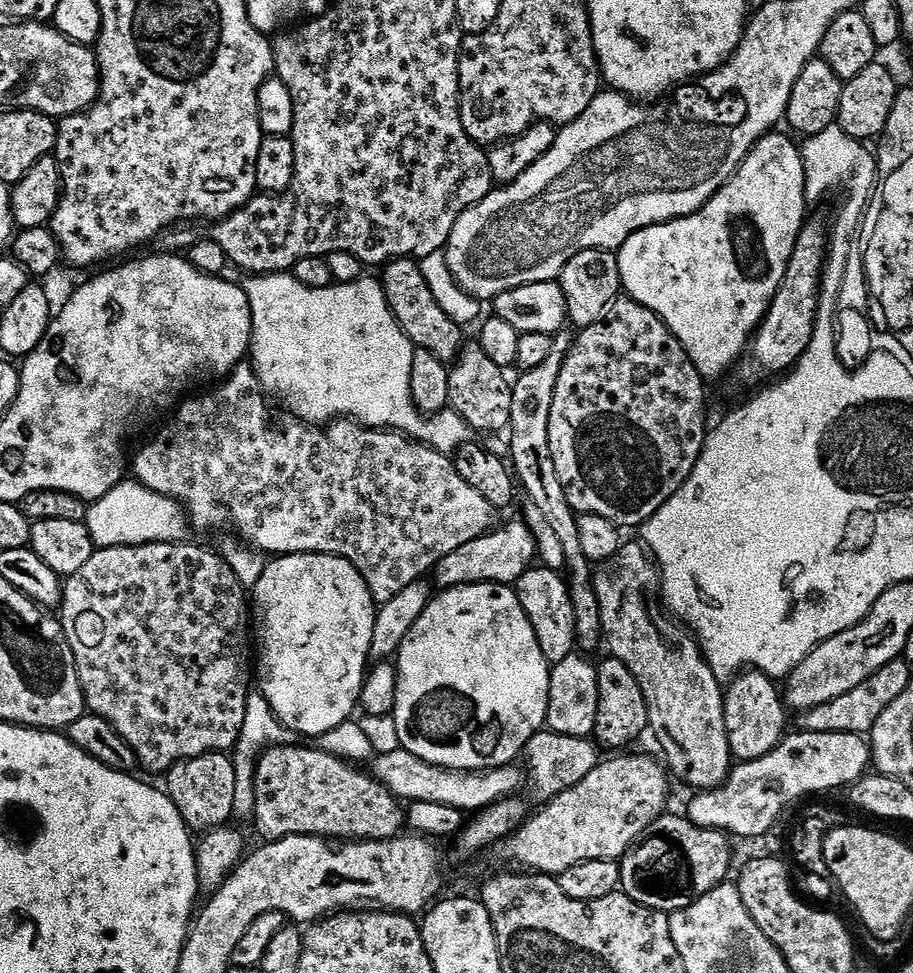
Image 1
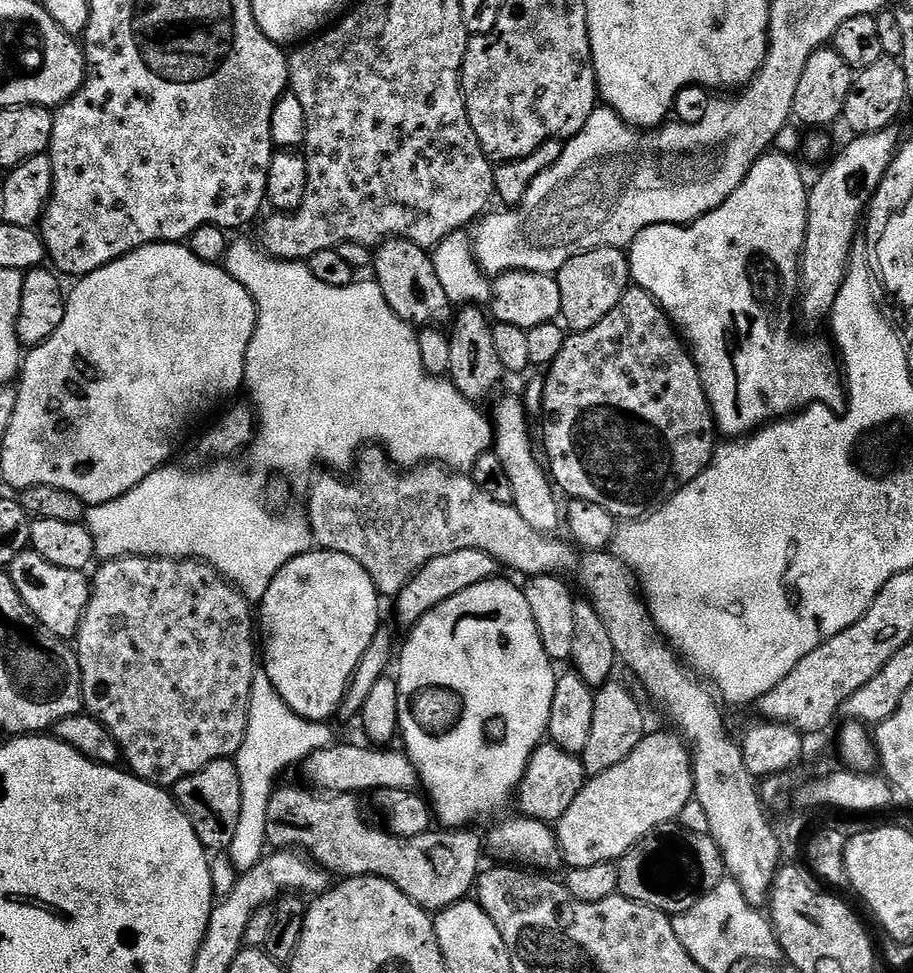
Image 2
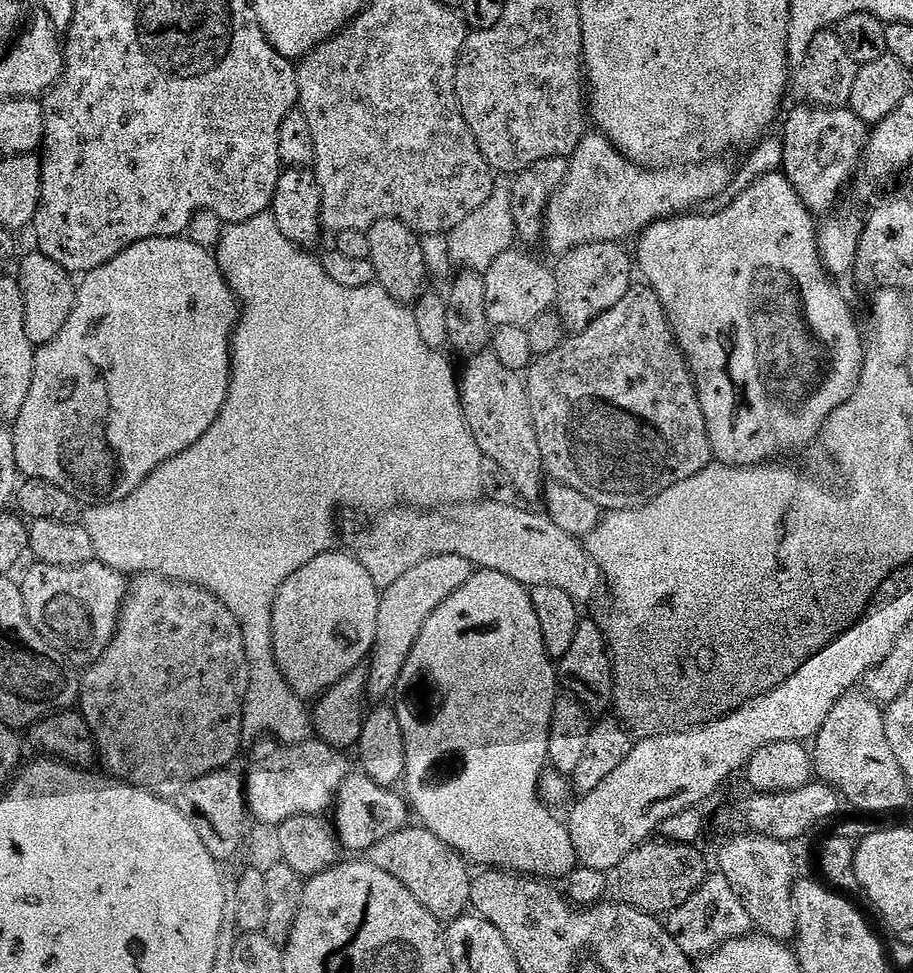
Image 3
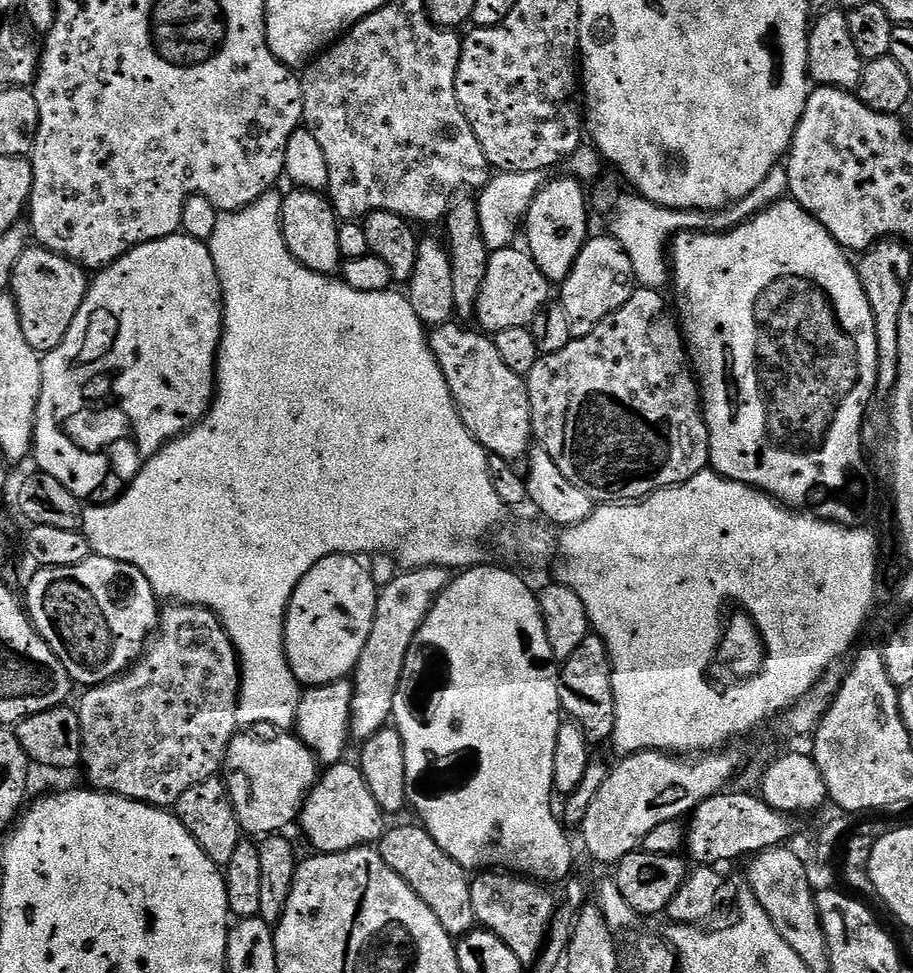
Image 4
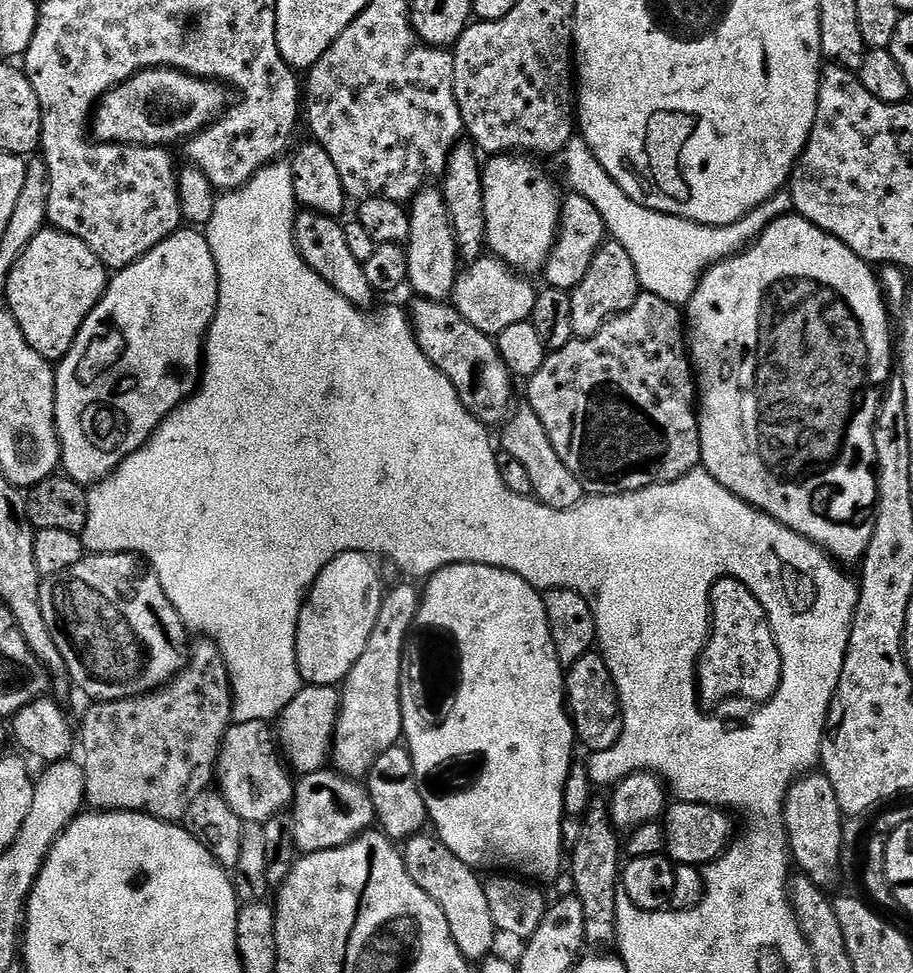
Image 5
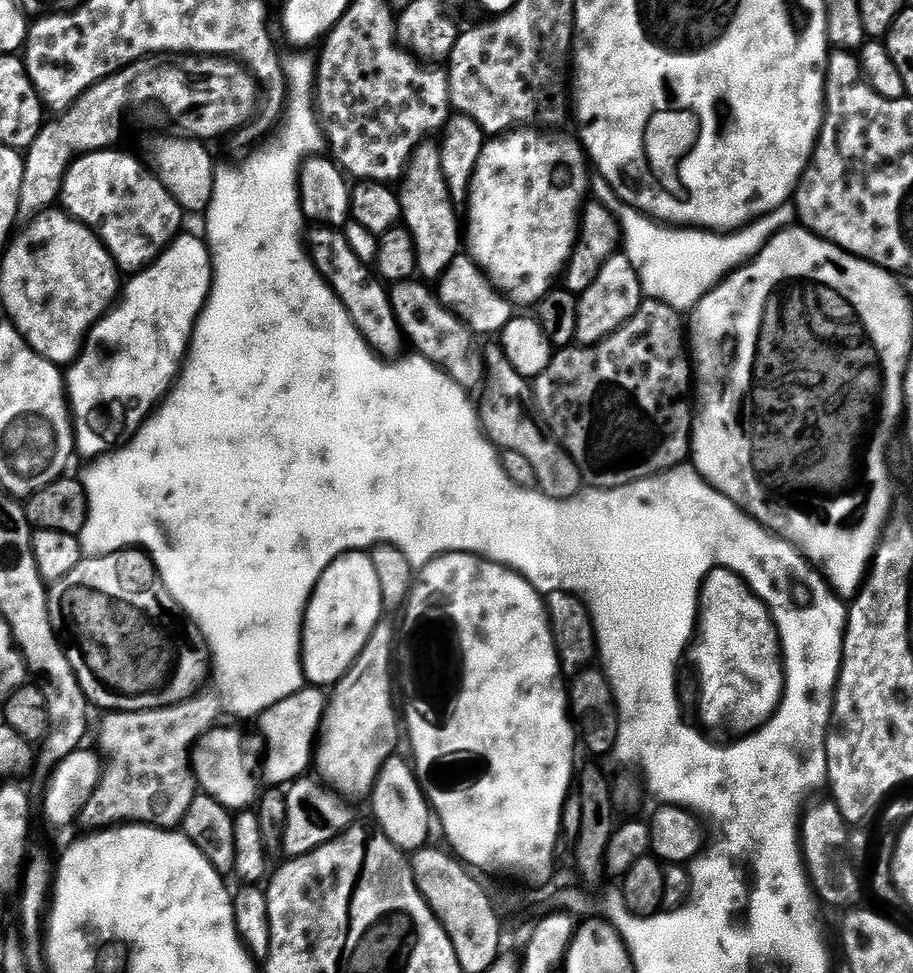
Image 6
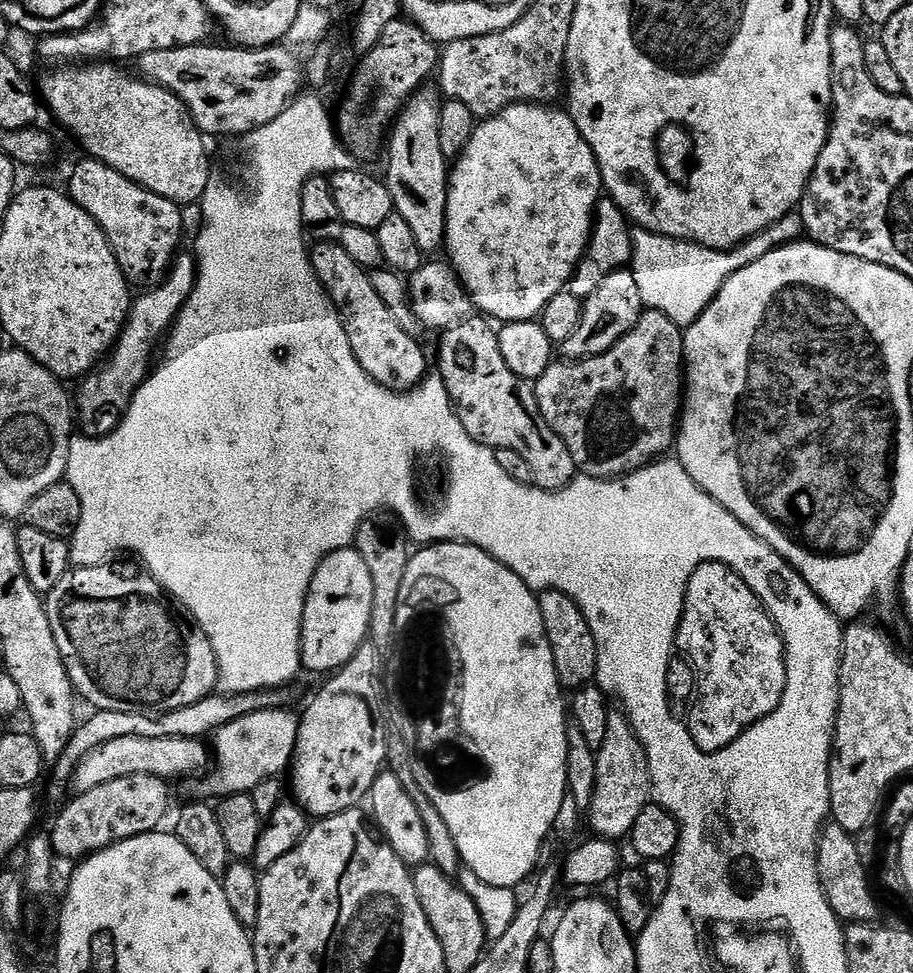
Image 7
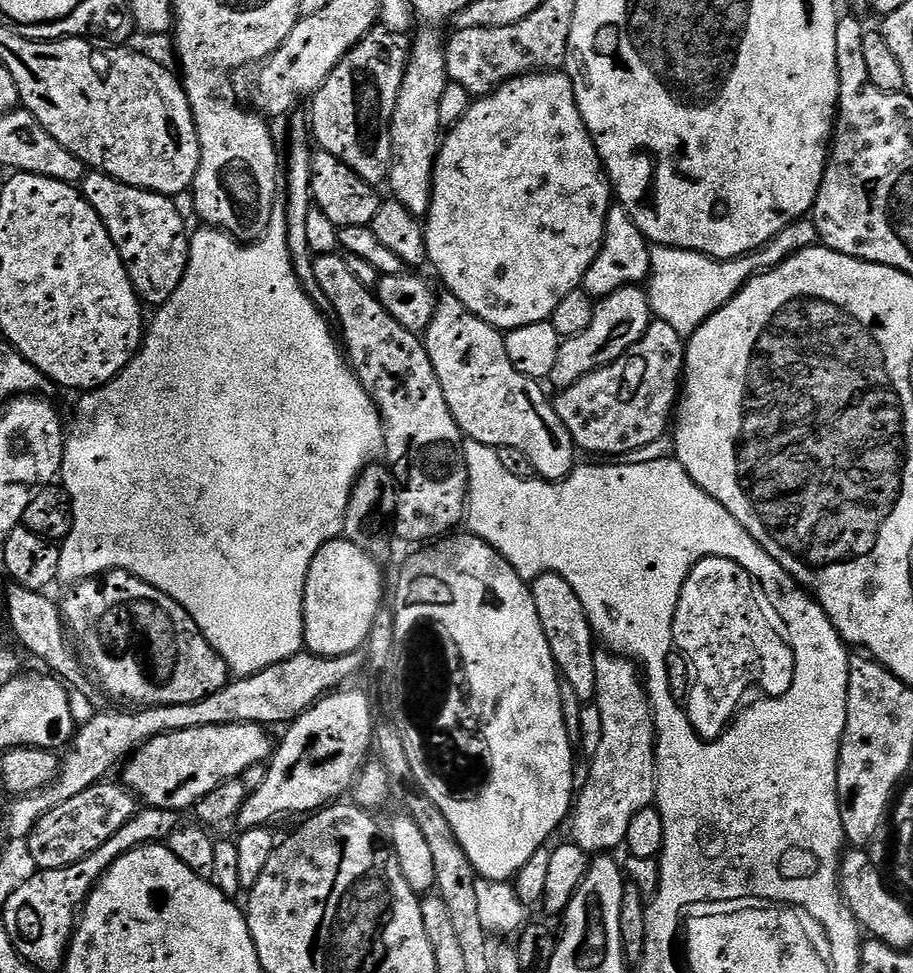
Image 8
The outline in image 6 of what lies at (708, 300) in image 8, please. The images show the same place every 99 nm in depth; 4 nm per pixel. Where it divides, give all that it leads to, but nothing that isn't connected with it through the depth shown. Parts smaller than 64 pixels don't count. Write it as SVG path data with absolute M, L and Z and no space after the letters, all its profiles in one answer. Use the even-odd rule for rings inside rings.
M604 179L591 181L590 192L605 204L620 221L622 248L630 258L640 279L640 288L649 300L660 300L681 314L691 313L697 302L710 294L729 274L743 268L770 241L797 223L795 203L778 206L770 214L760 216L753 224L727 234L707 230L689 230L683 226L665 226L625 204Z

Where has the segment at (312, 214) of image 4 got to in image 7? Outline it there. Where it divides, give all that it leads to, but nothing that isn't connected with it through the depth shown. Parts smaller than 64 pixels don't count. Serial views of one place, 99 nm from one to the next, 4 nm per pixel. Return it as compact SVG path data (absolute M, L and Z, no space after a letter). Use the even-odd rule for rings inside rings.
M338 242L313 243L310 248L312 269L324 293L330 298L332 305L344 324L346 334L350 338L350 346L354 350L354 358L362 366L362 370L374 382L392 392L407 394L424 383L429 375L428 360L420 349L420 340L406 334L402 326L398 326L394 314L386 310L382 298L374 290L374 282L369 269L358 266L346 250Z

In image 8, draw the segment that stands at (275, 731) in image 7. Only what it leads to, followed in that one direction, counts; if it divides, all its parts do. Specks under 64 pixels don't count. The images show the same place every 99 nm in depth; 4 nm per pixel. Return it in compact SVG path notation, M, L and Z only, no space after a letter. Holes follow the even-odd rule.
M223 724L222 726L202 726L190 730L167 732L155 736L147 744L141 744L127 757L123 765L125 788L136 793L137 797L144 796L149 805L154 808L165 808L177 814L183 813L183 808L195 809L206 794L214 791L219 784L228 780L240 778L244 771L255 764L265 763L273 755L274 740L268 737L269 729L259 724Z

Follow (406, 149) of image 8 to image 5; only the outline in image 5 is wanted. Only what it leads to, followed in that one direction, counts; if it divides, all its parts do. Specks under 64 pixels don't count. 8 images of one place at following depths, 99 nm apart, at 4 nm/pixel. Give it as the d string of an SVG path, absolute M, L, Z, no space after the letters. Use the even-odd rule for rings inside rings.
M425 186L413 196L408 208L410 234L408 235L408 282L407 287L416 291L421 300L451 301L456 285L458 269L462 261L456 253L454 230L450 226L450 214L446 210L444 193L439 187Z

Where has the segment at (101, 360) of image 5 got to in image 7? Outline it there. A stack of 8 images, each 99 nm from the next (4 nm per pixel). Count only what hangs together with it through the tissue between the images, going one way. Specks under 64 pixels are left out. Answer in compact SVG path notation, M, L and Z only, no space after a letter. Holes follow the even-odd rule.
M177 255L172 261L172 271L165 276L162 283L149 287L145 296L137 295L132 305L132 311L128 313L128 323L124 325L124 330L116 341L116 347L112 349L110 355L79 385L80 404L78 400L78 424L85 433L93 438L108 436L120 425L120 419L128 411L132 399L137 390L144 385L145 380L150 375L154 359L152 355L156 352L156 343L163 341L167 337L175 319L180 311L184 309L184 303L190 298L190 294L196 285L198 275L198 265L191 255Z

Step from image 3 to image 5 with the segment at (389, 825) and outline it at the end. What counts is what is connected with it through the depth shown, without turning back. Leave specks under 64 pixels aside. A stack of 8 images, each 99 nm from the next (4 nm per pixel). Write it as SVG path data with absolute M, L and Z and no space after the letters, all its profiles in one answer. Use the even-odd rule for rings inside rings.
M321 770L309 776L300 776L295 781L290 823L292 842L297 853L321 852L349 844L373 827L375 817L376 808L371 793L355 779L341 776L335 770Z

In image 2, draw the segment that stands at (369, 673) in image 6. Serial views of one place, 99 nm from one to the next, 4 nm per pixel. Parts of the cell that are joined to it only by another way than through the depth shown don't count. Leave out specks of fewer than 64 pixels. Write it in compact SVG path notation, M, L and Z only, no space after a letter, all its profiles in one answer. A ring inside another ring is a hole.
M454 550L454 554L442 554L426 562L426 566L422 566L422 570L418 570L418 574L414 574L414 578L410 578L410 582L406 582L406 586L394 598L397 622L404 630L410 630L422 617L430 614L434 606L446 602L446 598L454 598L454 594L462 594L462 590L478 586L478 582L497 579L496 571L496 559L482 550Z

